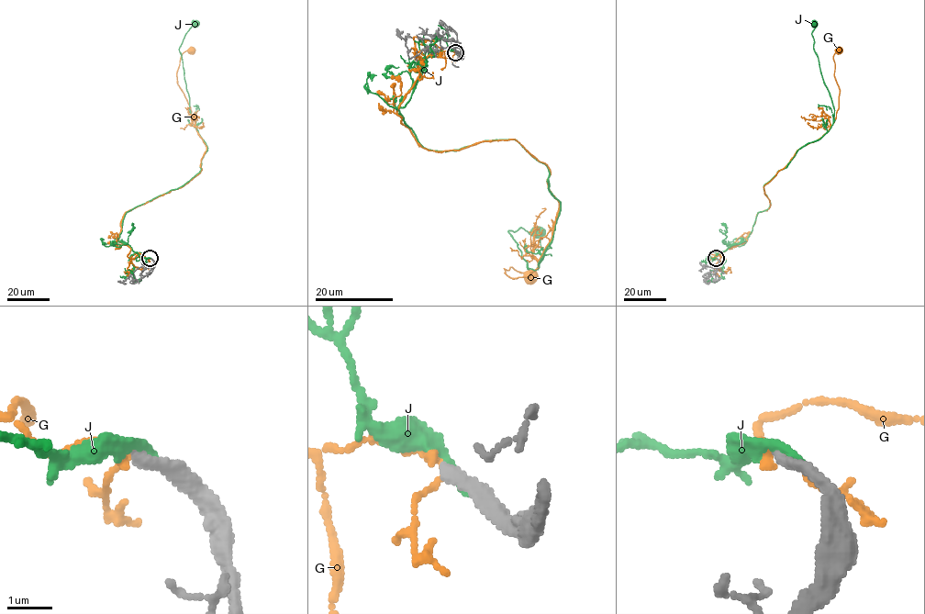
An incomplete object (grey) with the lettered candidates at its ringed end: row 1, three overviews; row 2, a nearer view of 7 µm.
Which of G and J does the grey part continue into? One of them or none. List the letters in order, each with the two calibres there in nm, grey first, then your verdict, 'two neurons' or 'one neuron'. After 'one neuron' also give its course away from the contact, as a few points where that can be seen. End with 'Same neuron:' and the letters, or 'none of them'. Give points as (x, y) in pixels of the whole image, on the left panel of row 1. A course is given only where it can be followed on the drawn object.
G: 280 nm thick on the grey side, 160 nm on the other; two neurons
J: 360 nm thick on the grey side, 180 nm on the other; two neurons
Same neuron: none of them

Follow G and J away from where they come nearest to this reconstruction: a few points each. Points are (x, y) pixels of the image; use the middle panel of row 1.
G: (455, 52), (415, 37), (396, 112), (550, 169), (551, 240), (505, 269), (530, 277)
J: (456, 53), (436, 36), (396, 108), (424, 148), (514, 139), (548, 168), (533, 270), (508, 230), (538, 233)

